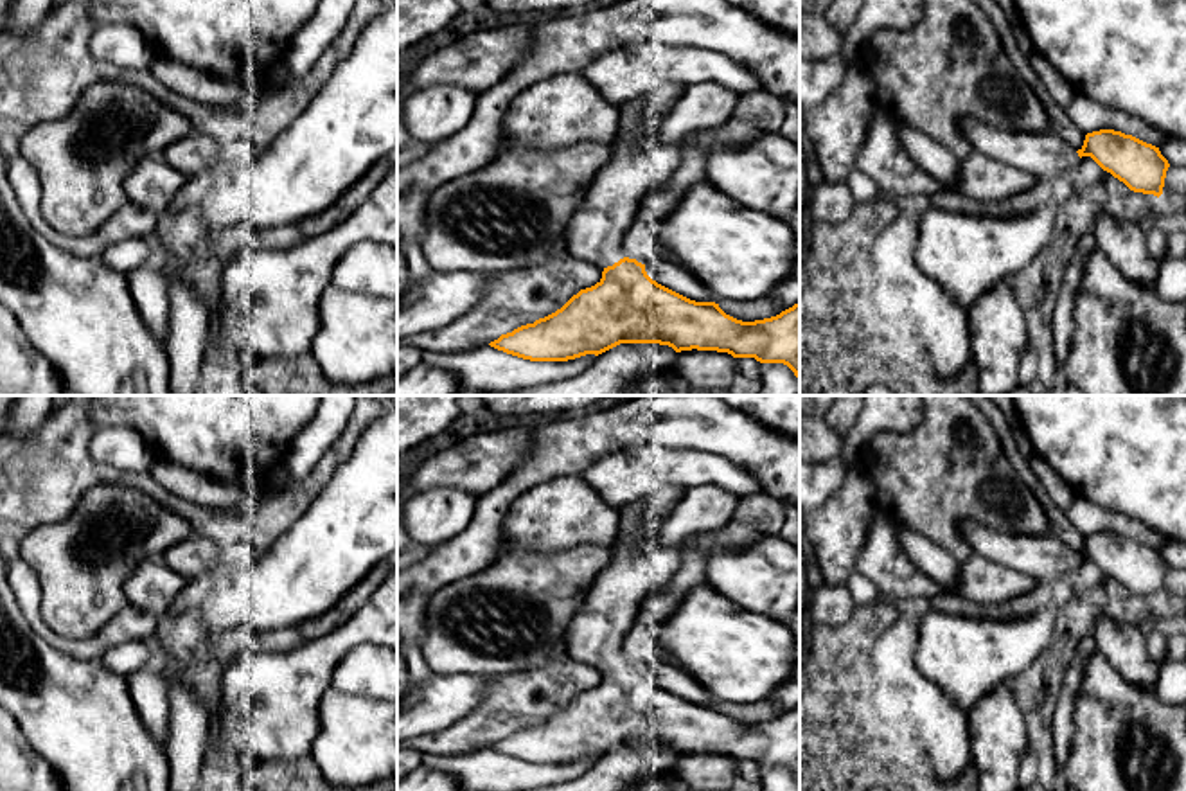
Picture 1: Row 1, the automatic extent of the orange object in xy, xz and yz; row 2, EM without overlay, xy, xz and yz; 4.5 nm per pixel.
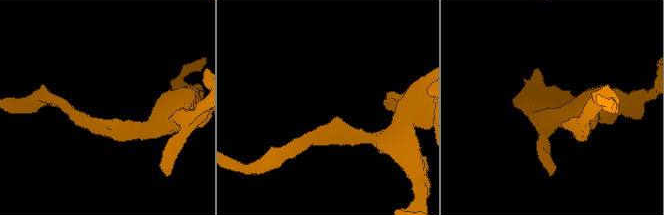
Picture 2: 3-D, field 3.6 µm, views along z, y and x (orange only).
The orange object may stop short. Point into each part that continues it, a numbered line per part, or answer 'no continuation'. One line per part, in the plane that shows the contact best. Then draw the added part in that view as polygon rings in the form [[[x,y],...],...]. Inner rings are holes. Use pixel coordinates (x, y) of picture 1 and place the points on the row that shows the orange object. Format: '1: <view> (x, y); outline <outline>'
1: xz (637, 166); outline [[[661,83],[618,106],[620,122],[609,160],[568,225],[568,255],[595,262],[602,270],[625,257],[625,239],[643,200],[663,189],[683,164],[681,146],[647,138],[643,126],[670,108],[683,86]]]

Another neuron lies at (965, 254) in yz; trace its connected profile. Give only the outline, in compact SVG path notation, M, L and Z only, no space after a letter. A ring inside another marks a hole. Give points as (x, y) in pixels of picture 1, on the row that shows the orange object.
M1051 200L1044 207L1022 216L994 218L927 205L920 214L915 261L956 302L970 307L990 286L1005 282L1026 268L1049 244L1058 209L1060 203Z

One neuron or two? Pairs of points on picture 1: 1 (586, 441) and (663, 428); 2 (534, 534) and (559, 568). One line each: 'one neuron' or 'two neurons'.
1: one neuron
2: two neurons

